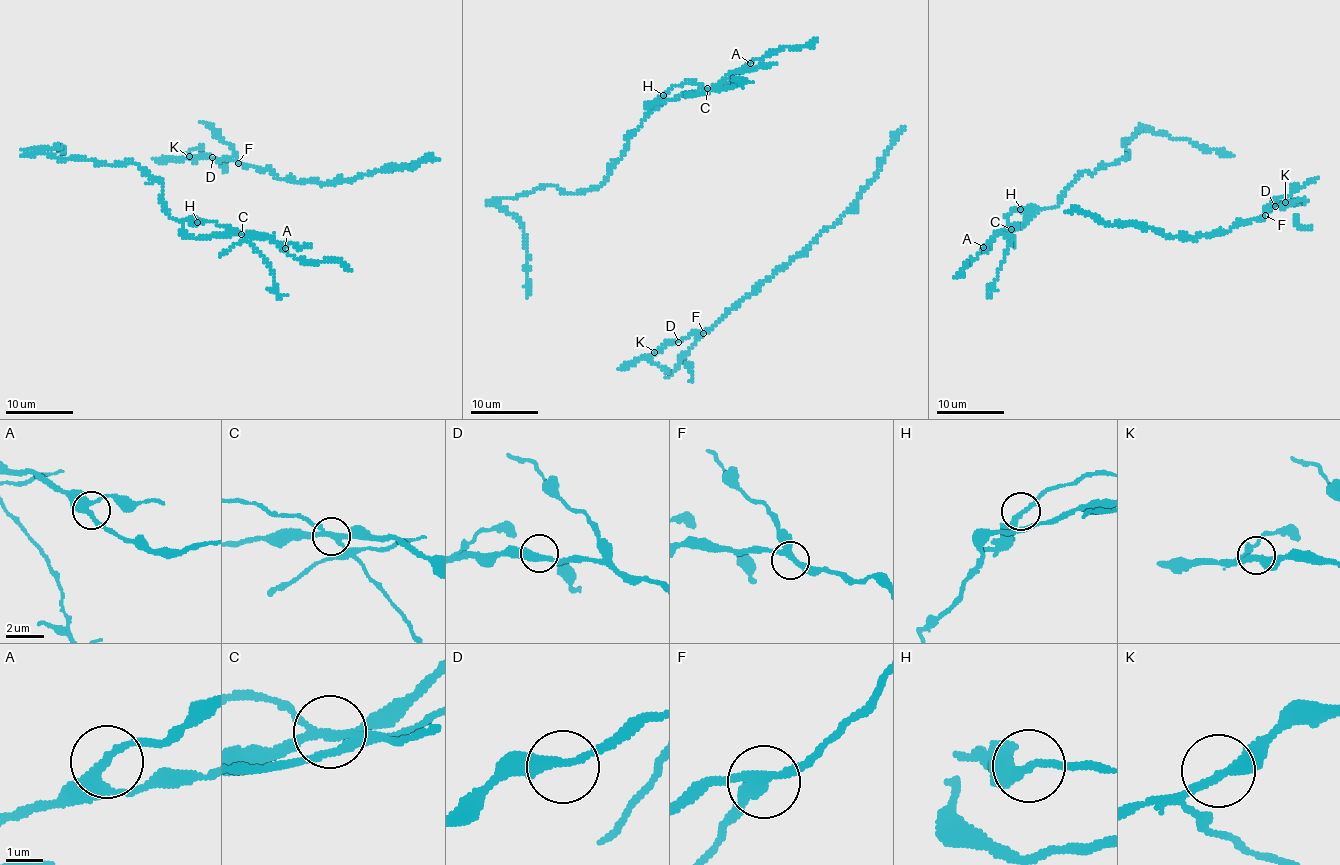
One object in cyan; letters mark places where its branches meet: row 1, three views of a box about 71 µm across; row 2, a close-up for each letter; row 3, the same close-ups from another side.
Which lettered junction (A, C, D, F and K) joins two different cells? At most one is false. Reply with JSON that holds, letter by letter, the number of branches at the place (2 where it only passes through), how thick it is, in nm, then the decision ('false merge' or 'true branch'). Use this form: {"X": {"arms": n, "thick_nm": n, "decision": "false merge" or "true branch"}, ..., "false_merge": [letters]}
{"A": {"arms": 3, "thick_nm": 240, "decision": "true branch"}, "C": {"arms": 4, "thick_nm": 220, "decision": "false merge"}, "D": {"arms": 2, "thick_nm": 320, "decision": "true branch"}, "F": {"arms": 3, "thick_nm": 260, "decision": "true branch"}, "K": {"arms": 2, "thick_nm": 300, "decision": "true branch"}, "false_merge": ["C"]}

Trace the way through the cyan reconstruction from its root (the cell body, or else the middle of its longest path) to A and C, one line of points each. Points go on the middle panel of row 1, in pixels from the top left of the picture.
A: (528, 269), (521, 222), (492, 201), (546, 186), (563, 192), (595, 191), (649, 106), (718, 88), (750, 63)
C: (528, 269), (521, 222), (492, 201), (546, 186), (563, 192), (595, 191), (649, 106), (706, 88)

